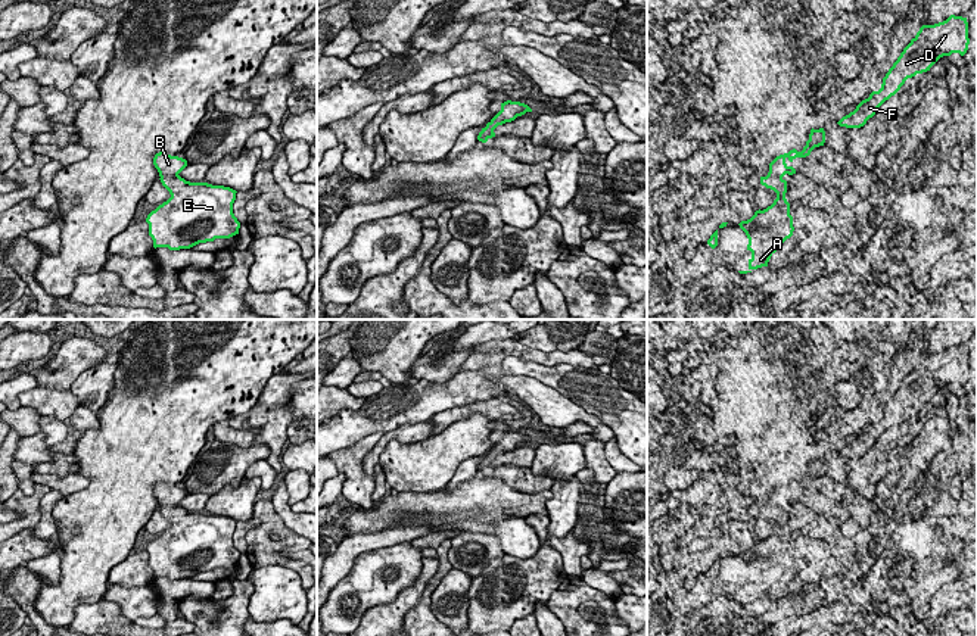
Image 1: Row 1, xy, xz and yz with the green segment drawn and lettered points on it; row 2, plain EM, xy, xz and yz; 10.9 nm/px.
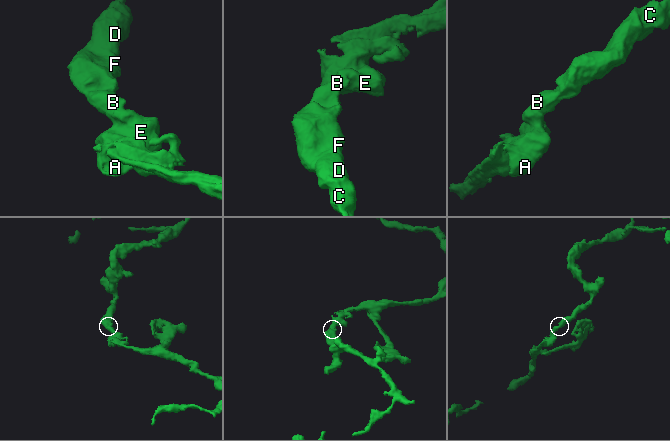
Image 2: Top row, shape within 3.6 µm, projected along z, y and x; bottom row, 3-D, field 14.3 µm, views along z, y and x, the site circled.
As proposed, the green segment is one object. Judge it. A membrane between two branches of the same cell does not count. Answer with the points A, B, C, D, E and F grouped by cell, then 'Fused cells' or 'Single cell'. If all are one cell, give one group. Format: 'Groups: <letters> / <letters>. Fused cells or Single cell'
Groups: A B C D E F. Single cell

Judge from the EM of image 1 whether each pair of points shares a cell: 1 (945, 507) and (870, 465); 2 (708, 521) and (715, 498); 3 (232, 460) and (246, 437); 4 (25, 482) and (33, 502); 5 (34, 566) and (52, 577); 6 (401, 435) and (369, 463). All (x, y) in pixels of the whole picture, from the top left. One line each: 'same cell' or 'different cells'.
1: same cell
2: different cells
3: different cells
4: different cells
5: same cell
6: same cell

